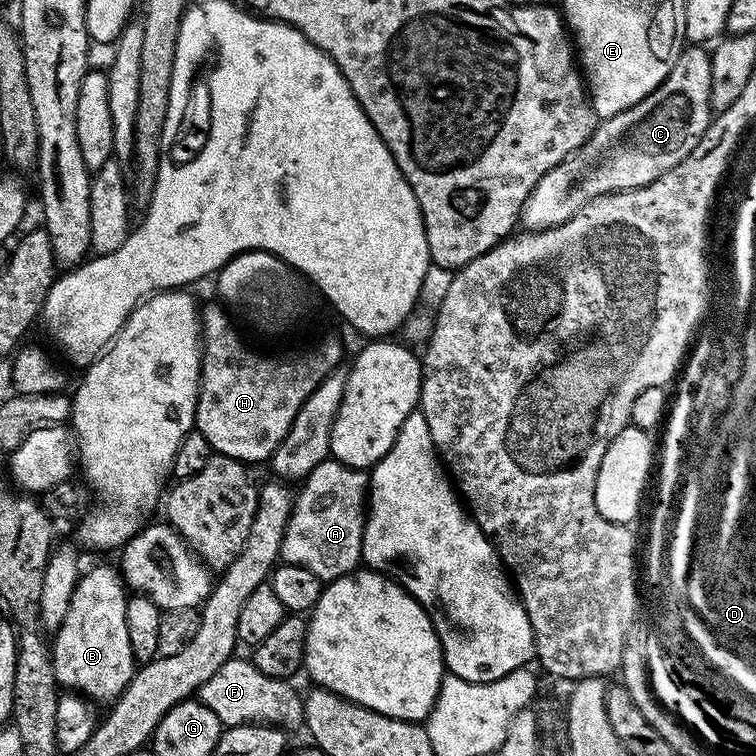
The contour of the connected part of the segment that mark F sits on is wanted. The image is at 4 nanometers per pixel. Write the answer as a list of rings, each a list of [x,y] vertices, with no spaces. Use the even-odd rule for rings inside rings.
[[[233,658],[224,663],[210,682],[200,687],[198,698],[218,714],[224,726],[270,724],[285,730],[299,729],[304,722],[304,702],[301,693],[296,693],[292,686],[287,680],[275,680],[262,674],[262,670],[252,665],[251,659]]]

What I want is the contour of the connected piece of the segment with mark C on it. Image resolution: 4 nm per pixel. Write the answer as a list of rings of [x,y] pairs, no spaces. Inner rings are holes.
[[[700,46],[685,47],[668,77],[653,92],[646,94],[642,102],[622,110],[622,114],[600,120],[587,142],[558,162],[558,166],[534,186],[520,211],[519,227],[529,232],[557,228],[574,218],[574,214],[594,198],[641,188],[662,178],[666,170],[674,170],[674,166],[698,146],[714,119],[710,106],[712,57],[703,51],[705,49]]]

